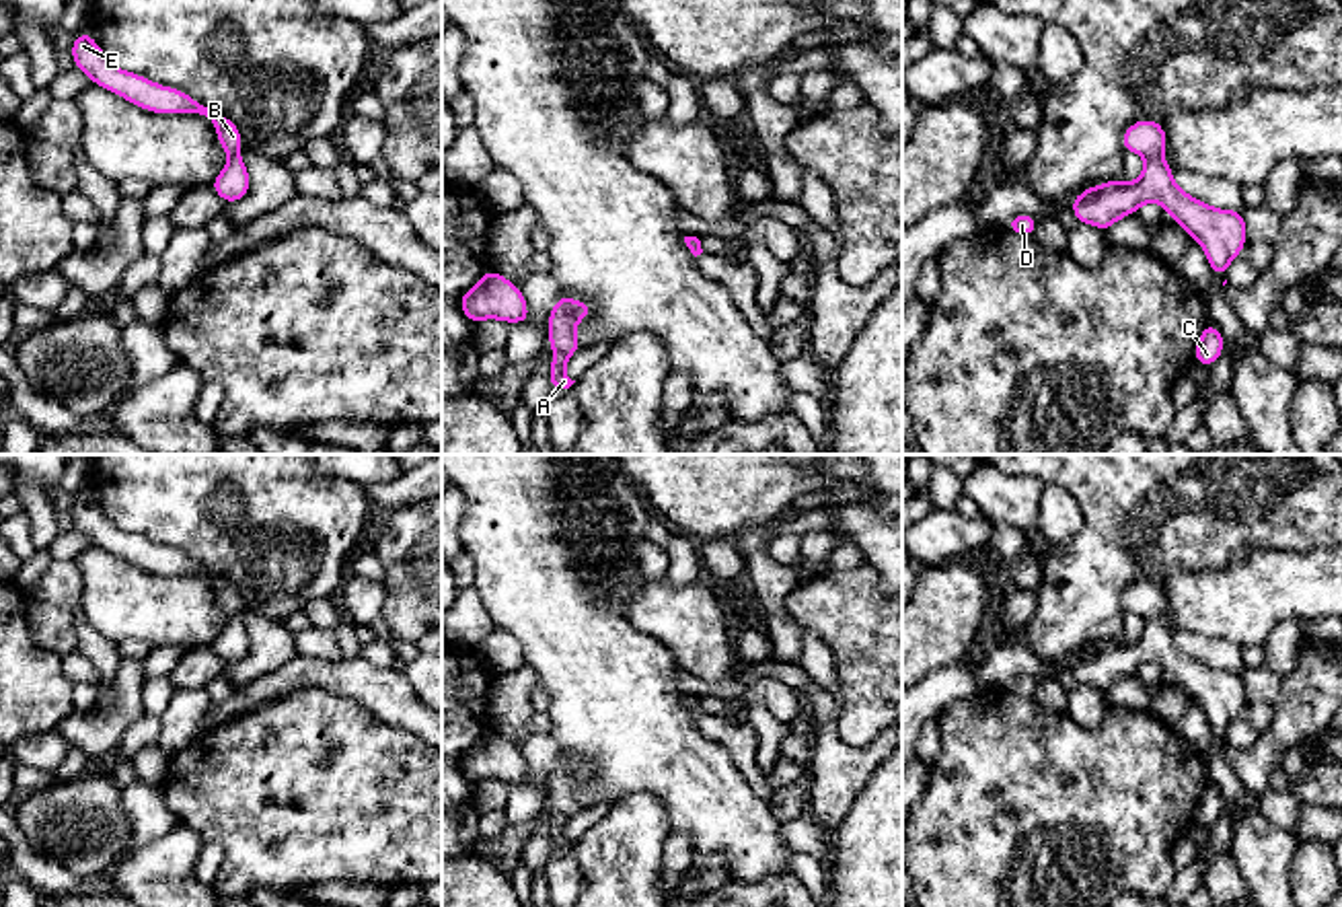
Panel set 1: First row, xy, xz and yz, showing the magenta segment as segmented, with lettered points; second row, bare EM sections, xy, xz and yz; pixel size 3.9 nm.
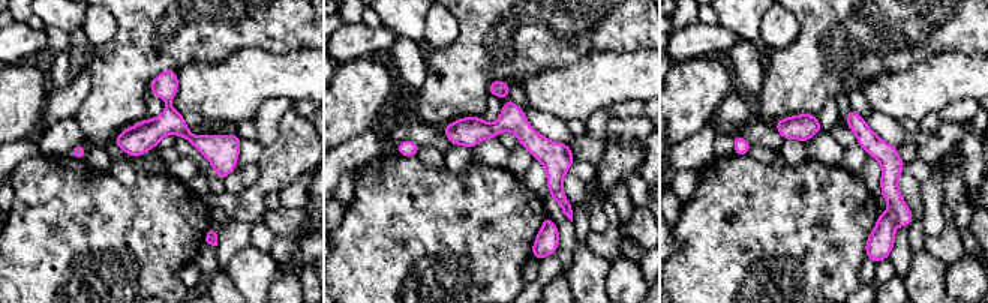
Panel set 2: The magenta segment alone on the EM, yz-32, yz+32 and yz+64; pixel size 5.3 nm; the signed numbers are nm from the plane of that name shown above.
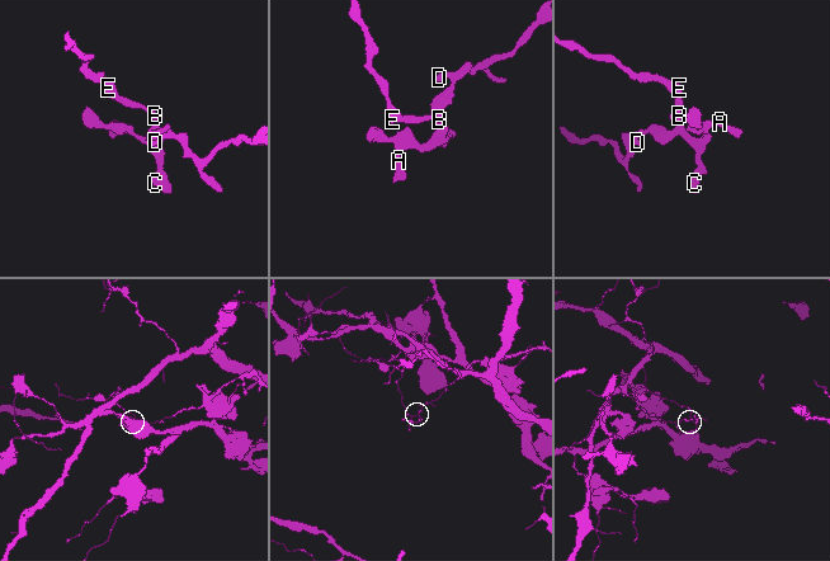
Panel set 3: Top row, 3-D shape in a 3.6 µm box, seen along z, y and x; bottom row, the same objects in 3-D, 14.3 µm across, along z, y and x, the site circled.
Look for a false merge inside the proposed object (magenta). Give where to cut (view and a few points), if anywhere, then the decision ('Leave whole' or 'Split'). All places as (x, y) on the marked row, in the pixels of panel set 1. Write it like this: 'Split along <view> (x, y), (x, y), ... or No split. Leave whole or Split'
Split along yz (1162, 153), (1145, 159). Split

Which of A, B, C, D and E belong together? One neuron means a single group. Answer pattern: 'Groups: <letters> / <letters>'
Groups: A C D / B E

